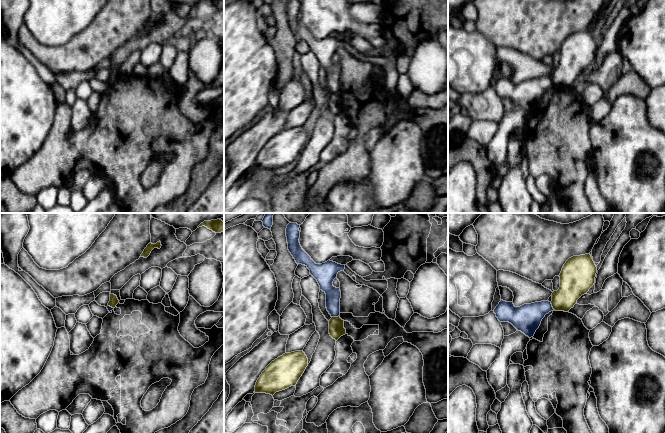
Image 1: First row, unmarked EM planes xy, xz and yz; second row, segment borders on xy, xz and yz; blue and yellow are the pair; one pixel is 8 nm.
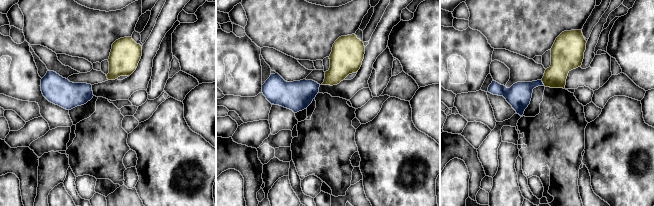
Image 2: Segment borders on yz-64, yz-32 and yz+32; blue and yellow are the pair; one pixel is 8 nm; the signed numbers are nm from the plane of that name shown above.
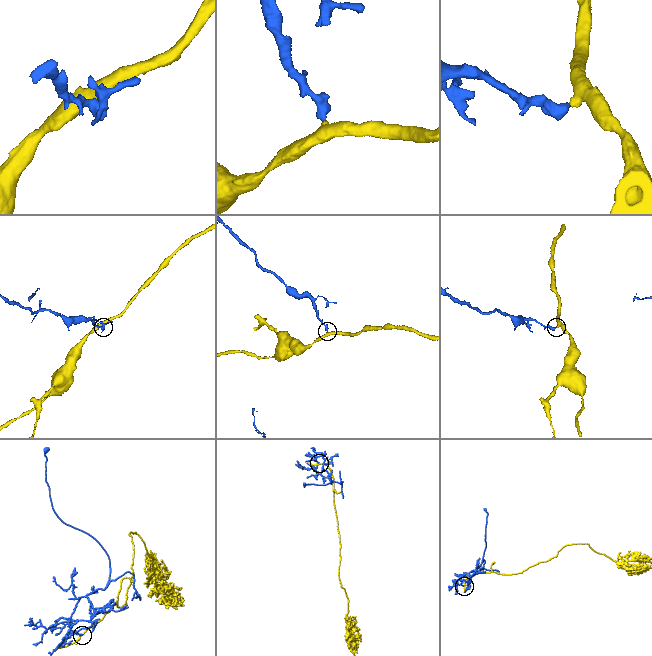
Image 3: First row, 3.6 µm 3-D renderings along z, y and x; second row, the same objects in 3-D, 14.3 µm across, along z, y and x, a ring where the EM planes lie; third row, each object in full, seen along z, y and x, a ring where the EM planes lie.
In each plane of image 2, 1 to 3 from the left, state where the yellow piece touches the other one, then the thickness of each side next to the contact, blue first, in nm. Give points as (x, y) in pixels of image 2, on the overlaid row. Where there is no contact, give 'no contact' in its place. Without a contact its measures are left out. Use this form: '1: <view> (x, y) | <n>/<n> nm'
1: no contact
2: no contact
3: yz+32 (542, 83) | 200/200 nm

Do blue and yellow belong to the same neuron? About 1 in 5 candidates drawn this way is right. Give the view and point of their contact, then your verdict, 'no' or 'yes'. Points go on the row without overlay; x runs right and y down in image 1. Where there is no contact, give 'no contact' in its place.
contact yz (551, 82); no

